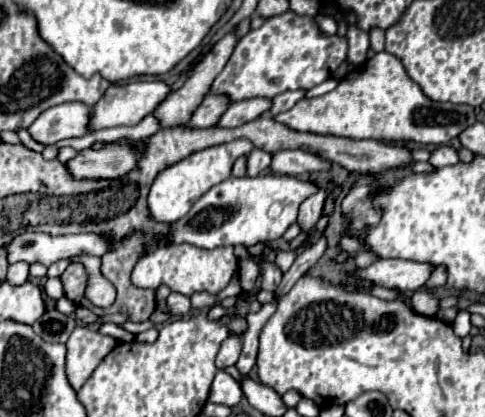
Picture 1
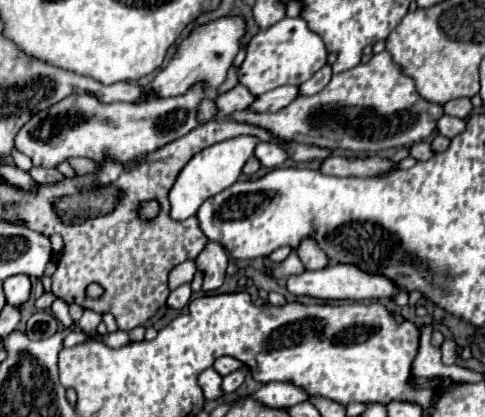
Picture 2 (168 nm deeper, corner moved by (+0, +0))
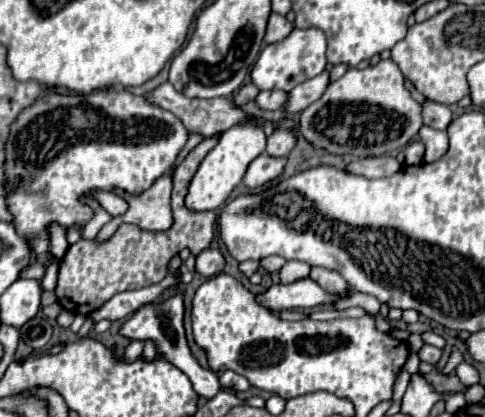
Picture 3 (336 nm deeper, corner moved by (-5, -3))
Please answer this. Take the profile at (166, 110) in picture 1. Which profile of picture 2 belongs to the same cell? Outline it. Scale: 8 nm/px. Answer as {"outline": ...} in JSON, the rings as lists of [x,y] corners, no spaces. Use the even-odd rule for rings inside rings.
{"outline":[[[194,85],[186,95],[180,95],[180,97],[152,99],[148,103],[132,103],[132,105],[128,105],[128,103],[100,103],[92,95],[68,95],[60,103],[32,115],[30,121],[24,123],[22,129],[16,133],[14,147],[20,153],[28,155],[32,159],[34,167],[46,167],[46,169],[54,169],[70,157],[86,157],[96,165],[100,165],[106,159],[124,165],[128,161],[138,159],[140,155],[148,155],[148,153],[168,145],[170,141],[180,139],[182,135],[186,135],[188,131],[198,127],[196,107],[198,107],[198,101],[204,99],[206,95],[208,93],[206,93],[204,85]]]}

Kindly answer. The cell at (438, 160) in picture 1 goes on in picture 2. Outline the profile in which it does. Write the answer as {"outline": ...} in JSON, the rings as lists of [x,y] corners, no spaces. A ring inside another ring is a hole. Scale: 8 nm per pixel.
{"outline":[[[426,139],[426,141],[420,141],[420,143],[416,143],[416,145],[410,147],[410,157],[414,157],[416,161],[428,161],[432,155],[434,155],[434,153],[432,153],[432,149],[430,149],[430,141],[428,141],[428,139]]]}

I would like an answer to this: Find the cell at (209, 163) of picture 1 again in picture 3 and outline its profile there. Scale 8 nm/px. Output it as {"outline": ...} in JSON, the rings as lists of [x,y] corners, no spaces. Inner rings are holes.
{"outline":[[[249,122],[249,126],[233,126],[227,132],[219,136],[217,146],[205,156],[199,170],[195,172],[187,196],[185,206],[193,212],[205,212],[205,210],[217,210],[233,192],[233,188],[243,180],[249,164],[265,150],[265,132],[255,122]]]}

